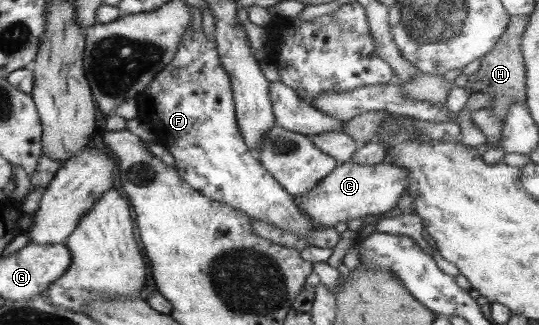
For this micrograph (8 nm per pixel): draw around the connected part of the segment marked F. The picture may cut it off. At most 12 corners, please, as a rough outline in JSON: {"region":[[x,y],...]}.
{"region":[[187,26],[136,118],[203,197],[333,249],[237,126],[216,41]]}

